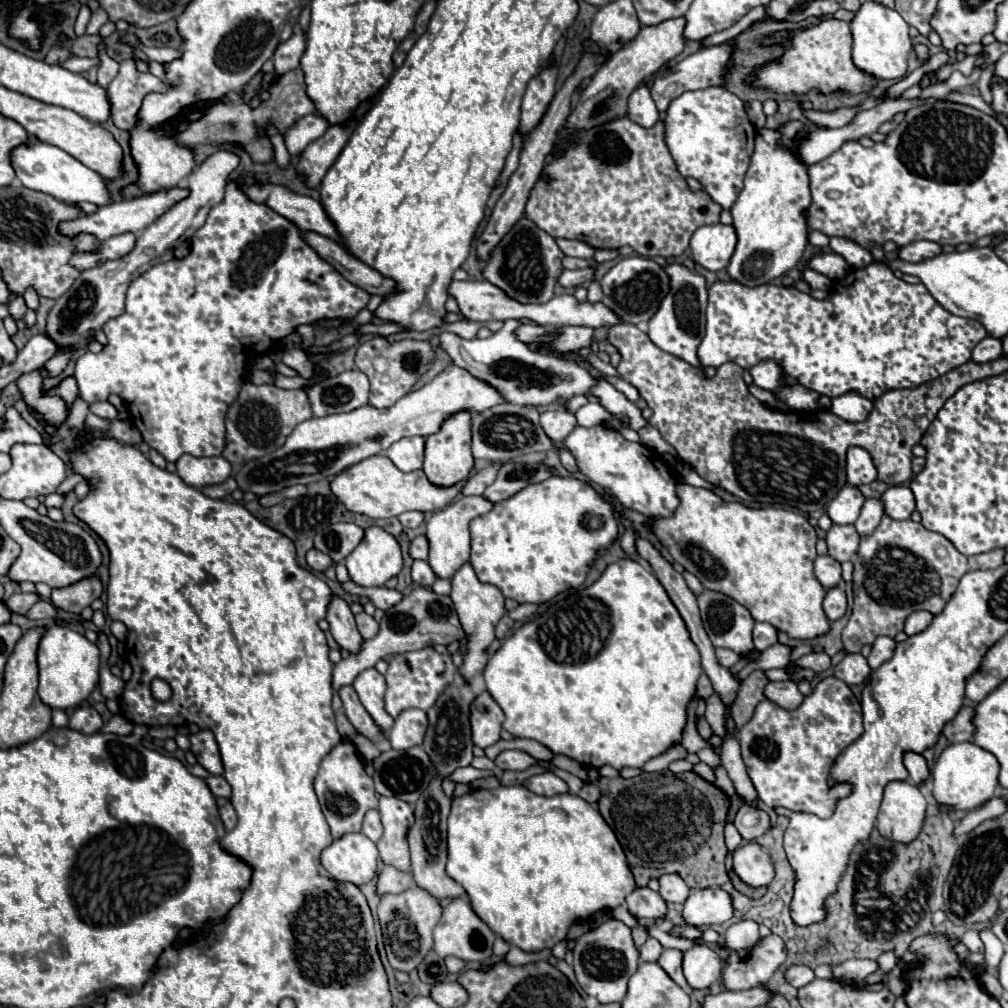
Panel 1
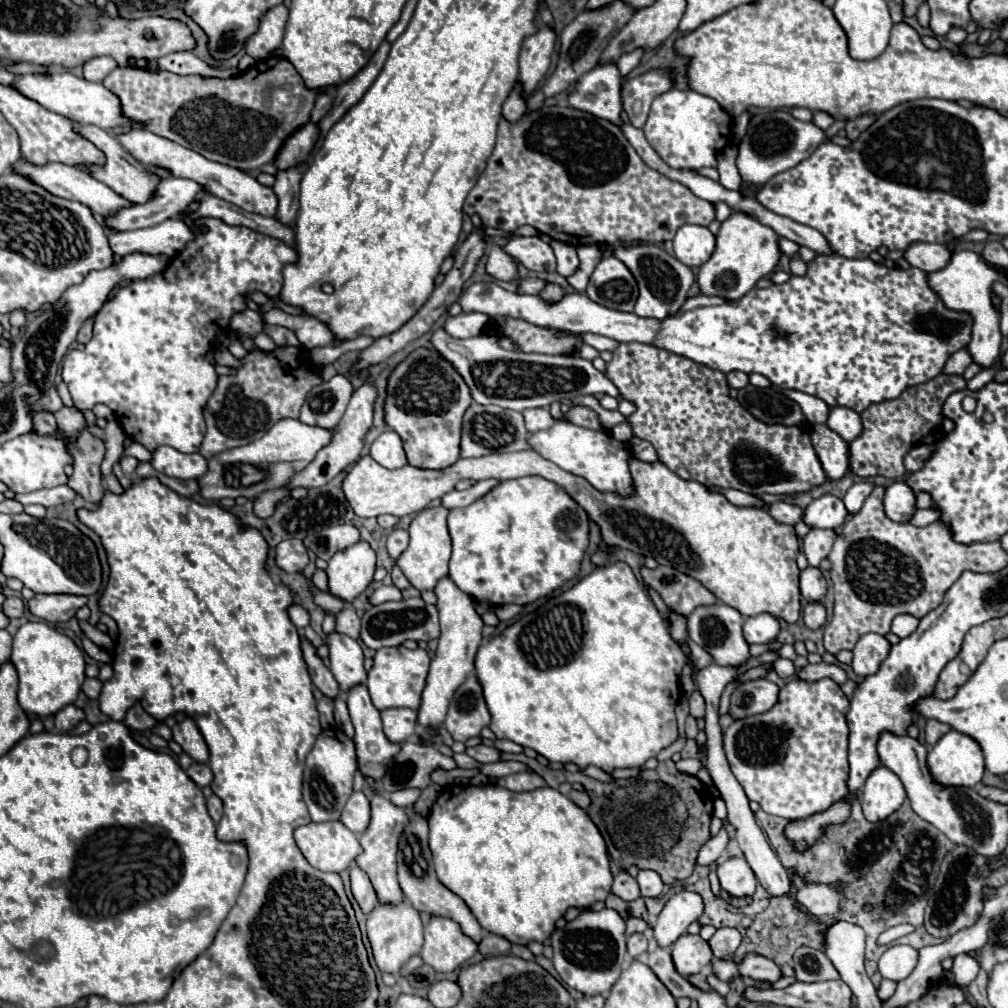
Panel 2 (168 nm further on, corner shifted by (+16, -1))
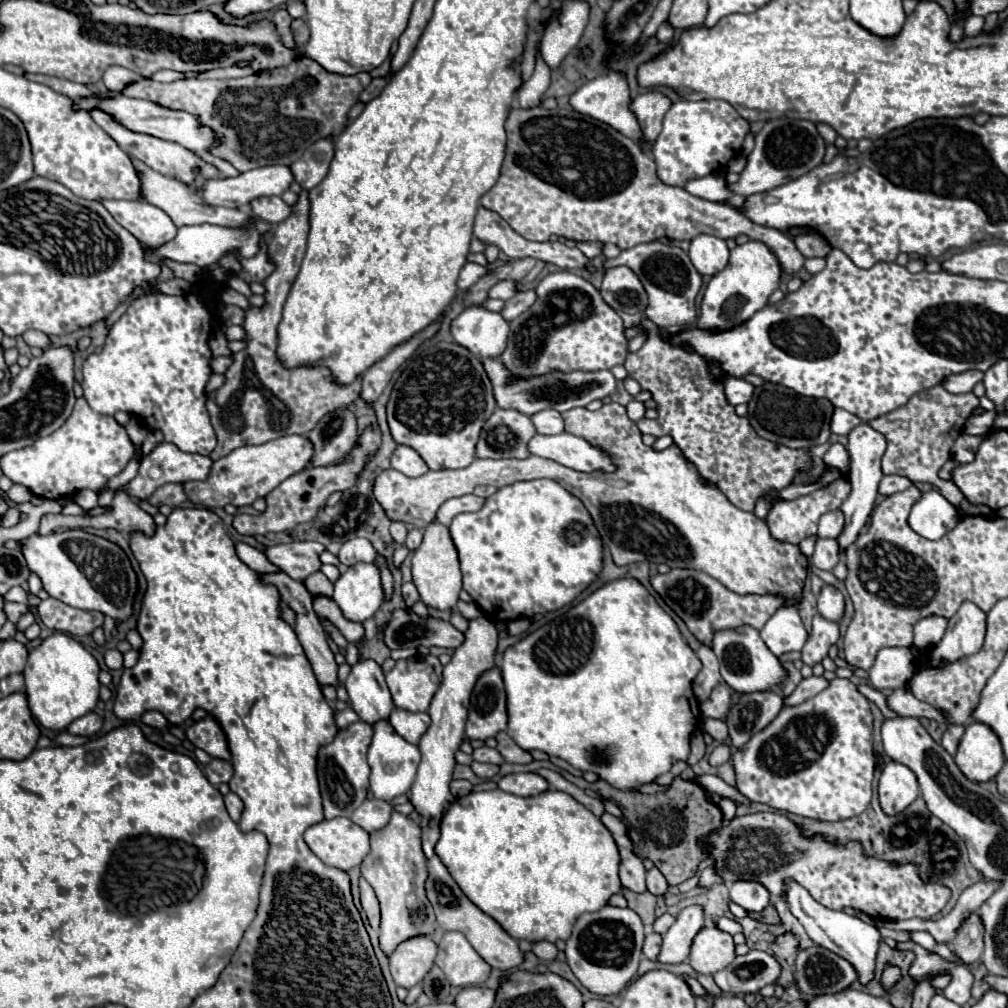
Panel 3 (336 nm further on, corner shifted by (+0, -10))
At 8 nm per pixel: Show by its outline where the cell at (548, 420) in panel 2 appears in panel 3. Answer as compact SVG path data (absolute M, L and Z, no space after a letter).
M540 410L530 416L538 434L560 434L564 432L564 420L556 410Z

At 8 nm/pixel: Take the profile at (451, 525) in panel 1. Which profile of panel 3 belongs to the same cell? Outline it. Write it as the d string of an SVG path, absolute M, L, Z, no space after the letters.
M432 522L426 530L422 544L412 552L412 582L418 588L420 600L436 610L452 610L458 602L458 594L462 590L462 574L456 558L456 548L452 546L452 538L446 526Z

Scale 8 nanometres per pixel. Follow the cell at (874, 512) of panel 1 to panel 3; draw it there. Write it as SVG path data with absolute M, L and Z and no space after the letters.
M888 474L888 476L884 476L884 478L880 480L878 492L884 494L884 496L890 496L890 494L896 494L896 492L900 492L900 490L904 490L904 488L910 488L910 486L912 486L912 482L910 482L906 476Z

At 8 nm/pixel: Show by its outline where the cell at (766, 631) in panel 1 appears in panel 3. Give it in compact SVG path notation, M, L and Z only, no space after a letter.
M790 604L774 612L774 616L760 630L760 636L772 654L782 656L786 652L802 650L808 632L798 616L797 606Z

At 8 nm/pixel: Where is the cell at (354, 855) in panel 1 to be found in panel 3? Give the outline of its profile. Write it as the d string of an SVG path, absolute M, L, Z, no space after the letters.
M342 816L310 826L304 832L304 840L324 864L340 870L358 866L370 850L368 832Z

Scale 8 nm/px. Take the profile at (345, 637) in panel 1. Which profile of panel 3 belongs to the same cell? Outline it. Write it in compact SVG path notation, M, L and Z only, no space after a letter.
M360 660L352 666L350 676L344 682L350 704L366 724L388 720L394 702L384 682L384 672L374 660Z

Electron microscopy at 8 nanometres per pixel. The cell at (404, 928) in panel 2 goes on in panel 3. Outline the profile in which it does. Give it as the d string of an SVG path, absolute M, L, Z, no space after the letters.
M410 938L390 958L390 972L396 986L410 990L428 974L436 958L436 944L430 938Z

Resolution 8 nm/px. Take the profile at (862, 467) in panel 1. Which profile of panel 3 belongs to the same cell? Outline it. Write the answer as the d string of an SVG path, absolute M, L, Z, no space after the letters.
M832 444L830 446L830 450L824 454L824 464L826 466L834 466L834 468L838 468L840 472L848 472L850 470L850 454L848 454L848 450L842 446L842 444Z

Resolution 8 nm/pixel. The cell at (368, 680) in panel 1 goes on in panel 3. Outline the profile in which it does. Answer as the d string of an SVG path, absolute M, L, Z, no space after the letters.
M382 720L378 724L374 724L374 738L372 738L372 744L368 748L368 764L372 768L372 774L370 774L370 790L374 794L374 798L378 800L394 800L396 796L400 794L406 794L416 778L416 768L418 768L418 762L420 762L420 750L418 746L406 742L404 738L400 738L390 722Z

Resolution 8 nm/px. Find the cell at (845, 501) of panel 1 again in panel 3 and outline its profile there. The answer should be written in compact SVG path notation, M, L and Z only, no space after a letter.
M840 510L828 512L820 518L818 538L838 538L842 528L844 528L844 514Z

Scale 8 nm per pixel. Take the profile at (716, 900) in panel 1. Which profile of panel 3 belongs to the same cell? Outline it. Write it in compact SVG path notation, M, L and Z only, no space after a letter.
M688 906L678 916L670 930L664 934L664 942L658 954L662 964L680 964L688 960L688 952L694 936L704 928L704 912L700 906Z

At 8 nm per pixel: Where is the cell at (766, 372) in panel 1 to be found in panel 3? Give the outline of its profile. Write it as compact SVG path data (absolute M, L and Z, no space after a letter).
M728 376L728 378L724 380L724 394L726 394L726 400L728 400L732 406L746 404L748 398L752 396L752 390L754 390L754 386L748 384L748 382L742 380L742 378L732 378L732 376Z

